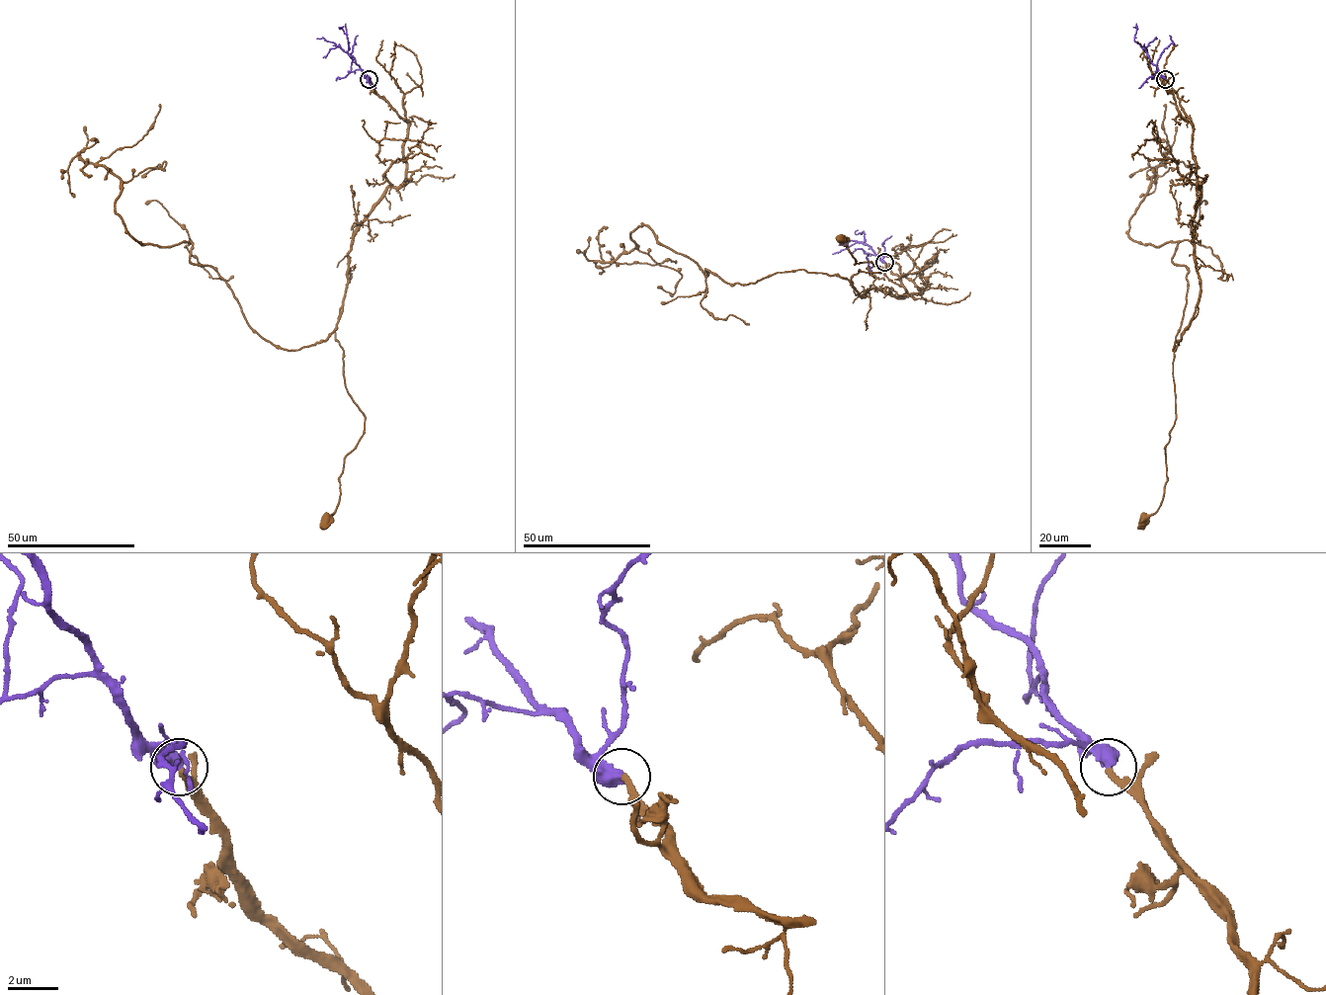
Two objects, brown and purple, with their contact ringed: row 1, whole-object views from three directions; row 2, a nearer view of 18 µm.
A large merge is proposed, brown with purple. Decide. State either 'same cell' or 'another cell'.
same cell

